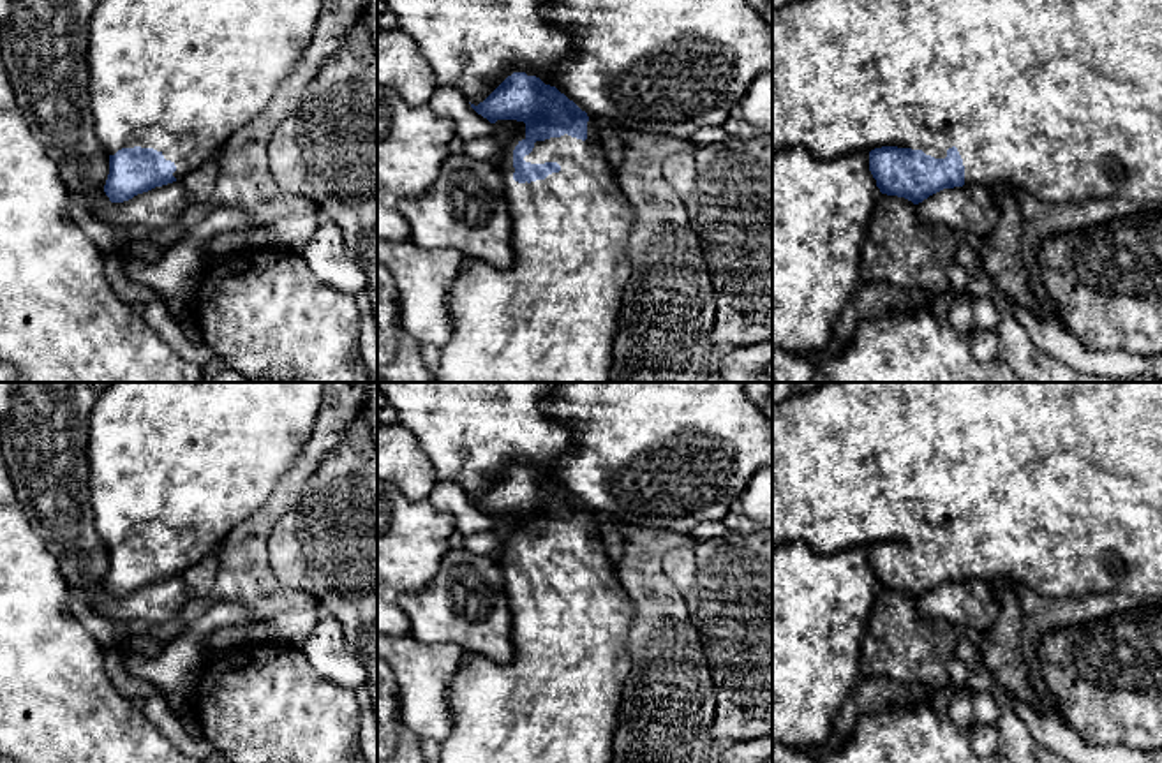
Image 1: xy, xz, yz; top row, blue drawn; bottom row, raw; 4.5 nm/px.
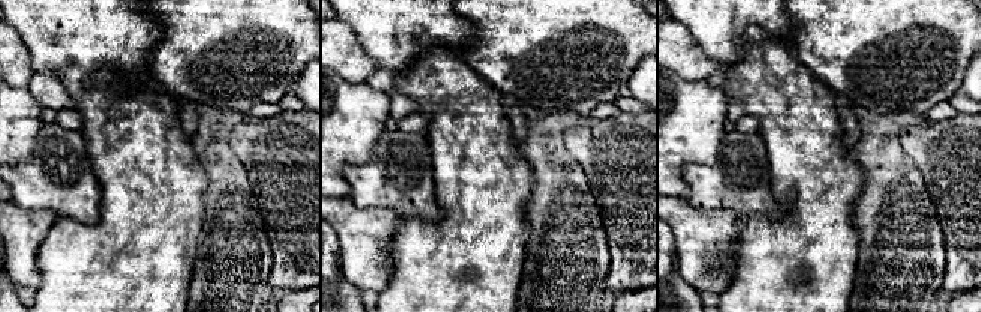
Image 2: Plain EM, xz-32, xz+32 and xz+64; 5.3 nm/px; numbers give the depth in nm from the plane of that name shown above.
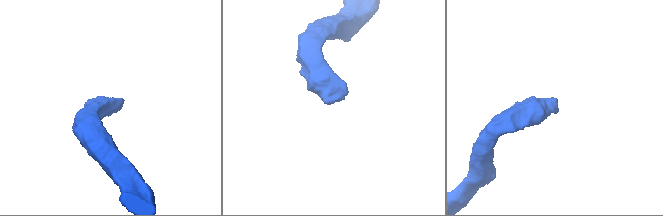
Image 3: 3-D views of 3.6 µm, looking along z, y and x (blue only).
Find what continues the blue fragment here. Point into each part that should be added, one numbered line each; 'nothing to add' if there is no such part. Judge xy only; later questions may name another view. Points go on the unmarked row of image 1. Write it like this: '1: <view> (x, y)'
1: xy (177, 464)

